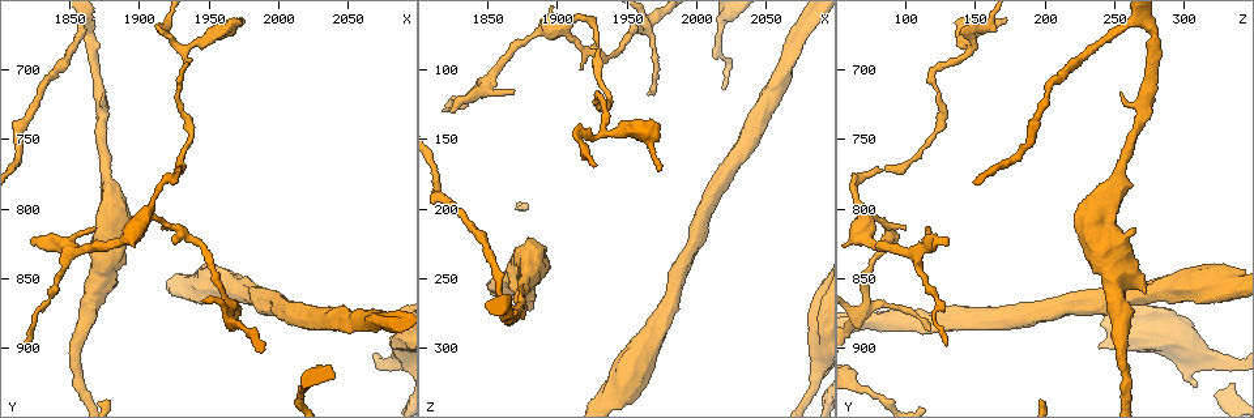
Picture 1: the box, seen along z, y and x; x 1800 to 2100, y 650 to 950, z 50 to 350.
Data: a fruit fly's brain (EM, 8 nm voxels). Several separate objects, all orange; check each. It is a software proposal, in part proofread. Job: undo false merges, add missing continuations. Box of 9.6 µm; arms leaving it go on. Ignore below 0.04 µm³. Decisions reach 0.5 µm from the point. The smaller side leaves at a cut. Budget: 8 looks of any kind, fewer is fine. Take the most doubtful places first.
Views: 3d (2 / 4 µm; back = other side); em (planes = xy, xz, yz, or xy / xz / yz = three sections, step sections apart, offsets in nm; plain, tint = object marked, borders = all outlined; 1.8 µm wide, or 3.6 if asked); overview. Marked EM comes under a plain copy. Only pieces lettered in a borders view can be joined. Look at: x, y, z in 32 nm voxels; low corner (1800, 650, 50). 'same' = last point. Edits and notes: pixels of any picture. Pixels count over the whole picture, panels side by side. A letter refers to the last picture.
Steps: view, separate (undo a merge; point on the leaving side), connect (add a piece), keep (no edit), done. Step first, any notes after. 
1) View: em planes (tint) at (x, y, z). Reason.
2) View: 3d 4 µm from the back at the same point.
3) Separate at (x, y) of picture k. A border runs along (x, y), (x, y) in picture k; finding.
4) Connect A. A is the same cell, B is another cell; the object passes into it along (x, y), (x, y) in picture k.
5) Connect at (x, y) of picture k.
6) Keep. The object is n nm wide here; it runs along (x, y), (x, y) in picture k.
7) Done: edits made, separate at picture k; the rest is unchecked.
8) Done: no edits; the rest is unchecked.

View: em xz step 4 (borders) at (1962, 870, 72). Sharp bend.

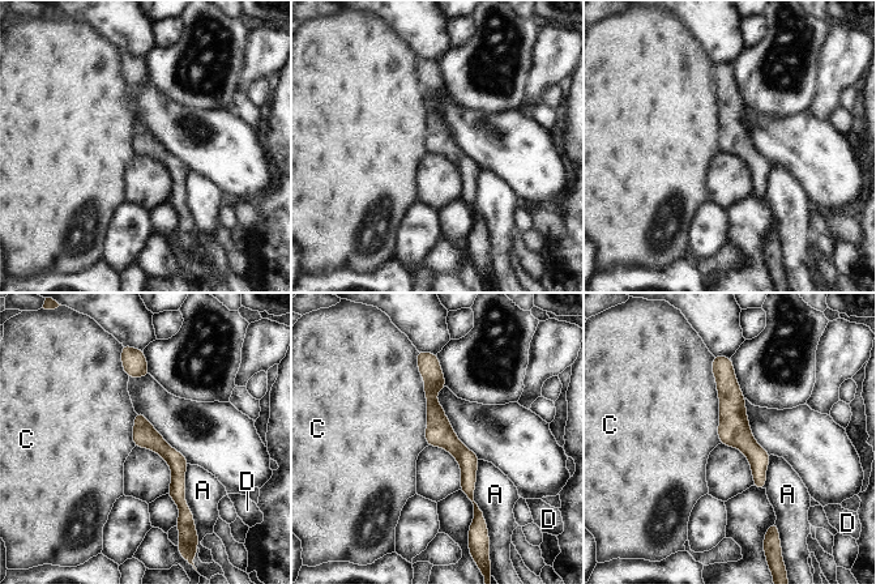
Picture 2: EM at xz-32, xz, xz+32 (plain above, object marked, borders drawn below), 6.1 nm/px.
Keep. A, C and D are other cells; a border runs along (415, 352), (426, 400), (427, 446) in picture 2; all the same neuron.

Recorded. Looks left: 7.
View: em planes (borders) at (1872, 814, 114). Branch stops here.

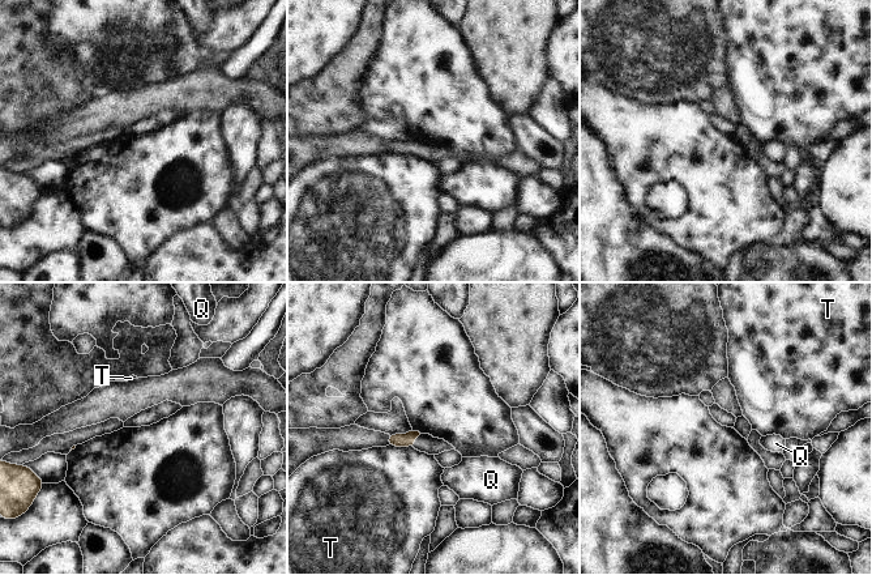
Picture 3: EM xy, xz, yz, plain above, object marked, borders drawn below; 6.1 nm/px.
Keep. The longest contact is with T, 160 nm; Q and T are other cells; no lettered piece goes on from it.

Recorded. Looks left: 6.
View: em xy step 8 (borders) at (1874, 718, 254). An open end.

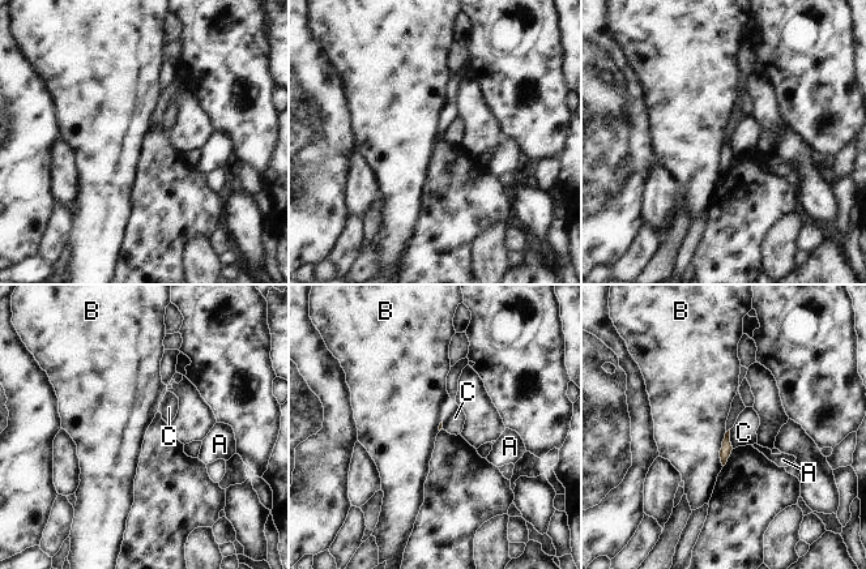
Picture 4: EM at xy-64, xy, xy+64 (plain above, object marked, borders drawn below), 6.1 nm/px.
Keep. A, B and C are other cells; a border runs along (726, 432), (720, 450), (722, 466) in picture 4; none of them fits.

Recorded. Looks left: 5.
Done: no edits; the rest is unchecked.

